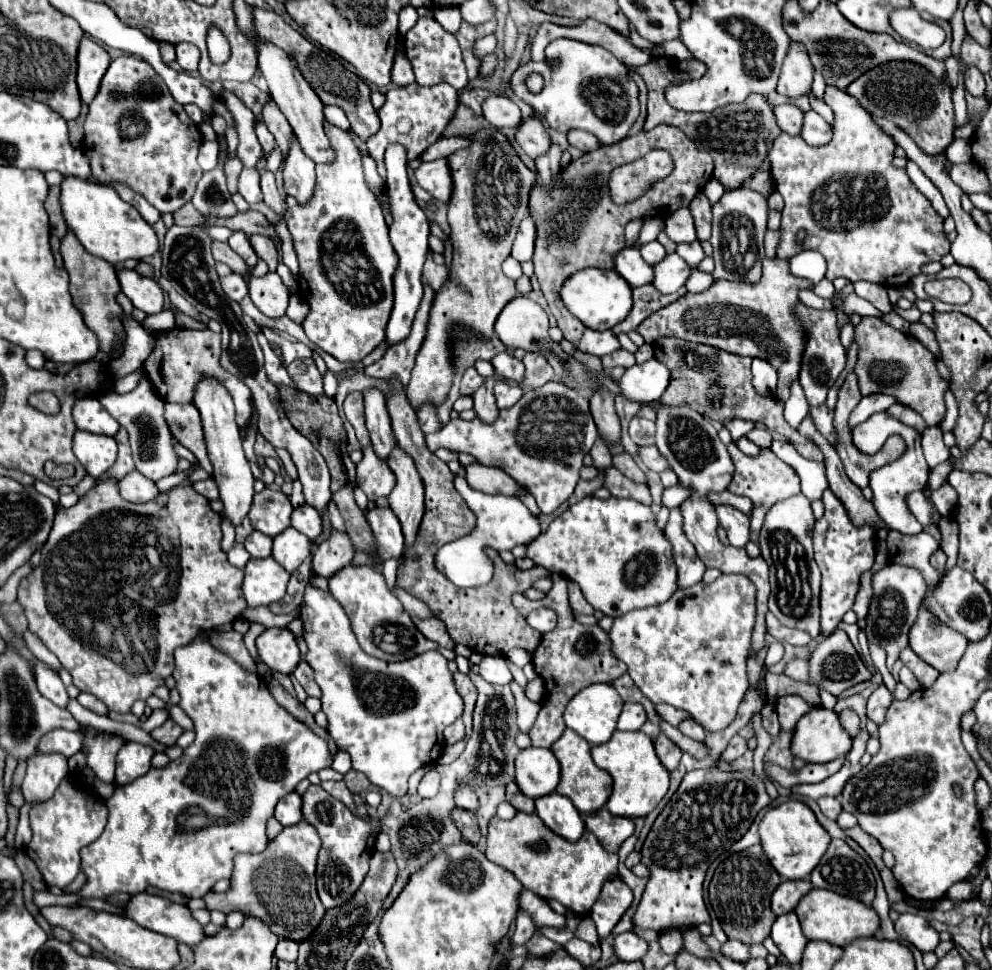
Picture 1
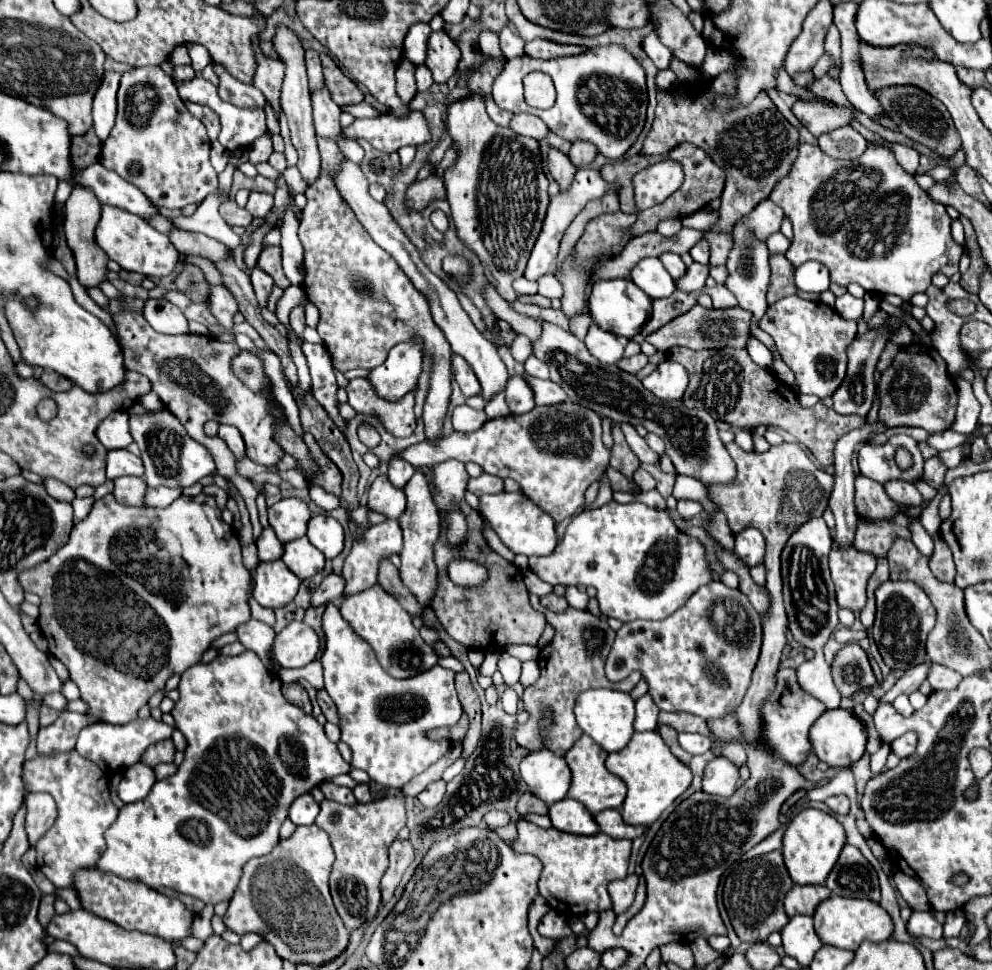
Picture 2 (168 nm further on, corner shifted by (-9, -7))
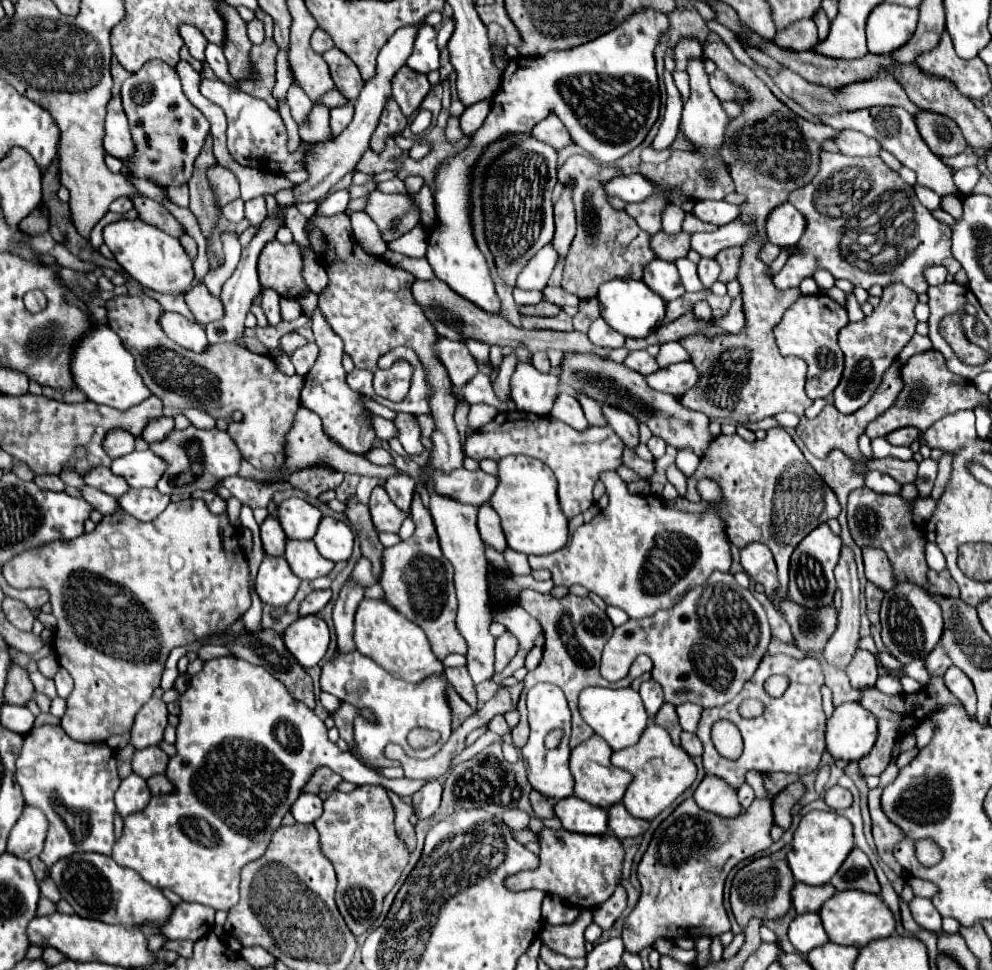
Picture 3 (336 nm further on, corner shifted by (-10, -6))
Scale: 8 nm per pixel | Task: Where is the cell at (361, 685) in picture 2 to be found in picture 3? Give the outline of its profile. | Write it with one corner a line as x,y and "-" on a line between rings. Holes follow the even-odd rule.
352,651
344,655
334,655
322,669
320,677
322,691
336,695
340,701
354,705
356,709
372,709
378,717
378,723
370,723
362,715
356,717
354,721
354,741
356,741
356,751
354,755
364,761
366,765
378,765
378,767
390,767
398,765
398,761
390,761
384,755
384,747
388,743
398,743
408,757
416,759
430,759
450,737
450,707
446,701
446,689
450,683
444,677
428,677
422,683
408,683
394,679
390,673
386,673
380,665
376,665
370,657
-
414,727
426,727
426,729
436,729
440,731
440,739
436,745
428,749
412,749
406,743
406,735

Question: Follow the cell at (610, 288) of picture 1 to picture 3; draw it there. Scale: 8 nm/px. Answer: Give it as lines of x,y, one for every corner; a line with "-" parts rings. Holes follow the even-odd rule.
616,279
600,285
598,291
598,301
600,301
600,311
602,317
610,327
614,327
618,333
624,337
646,337
652,331
658,329
666,315
666,301
660,299
644,281
626,281
626,279

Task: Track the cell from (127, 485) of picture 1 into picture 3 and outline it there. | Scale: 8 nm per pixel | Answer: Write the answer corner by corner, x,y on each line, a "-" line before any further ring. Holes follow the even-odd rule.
92,467
84,477
84,483
88,487
96,487
96,489
102,489
104,493
112,495
112,497
120,497
124,495
130,487
124,479
120,479
118,475
114,475
110,469
106,467

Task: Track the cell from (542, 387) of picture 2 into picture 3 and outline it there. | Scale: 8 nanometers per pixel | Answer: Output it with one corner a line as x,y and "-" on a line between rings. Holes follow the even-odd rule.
560,393
554,409
552,409
552,417
556,417
558,421
576,427
576,431
584,431
588,429
588,421
584,419
584,411
580,411
580,403
568,395
568,393

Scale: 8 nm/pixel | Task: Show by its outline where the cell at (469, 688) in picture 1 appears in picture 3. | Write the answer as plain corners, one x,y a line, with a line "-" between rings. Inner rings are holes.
460,667
460,669
446,669
444,671
448,683
462,695
462,699
476,709
476,689
474,689
474,683
466,671
466,667

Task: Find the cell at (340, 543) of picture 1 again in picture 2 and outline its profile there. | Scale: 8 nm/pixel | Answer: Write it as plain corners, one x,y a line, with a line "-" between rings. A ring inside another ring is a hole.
331,572
329,576
325,576
321,586
311,596
311,606
321,606
325,602
339,600
341,596
343,596
343,578
341,578
341,574

